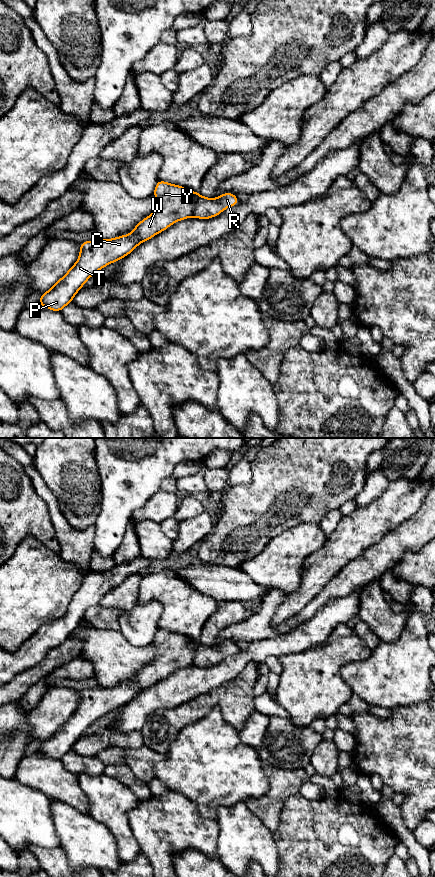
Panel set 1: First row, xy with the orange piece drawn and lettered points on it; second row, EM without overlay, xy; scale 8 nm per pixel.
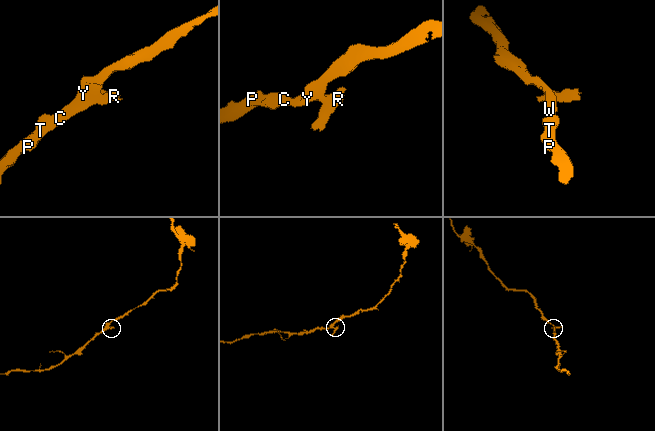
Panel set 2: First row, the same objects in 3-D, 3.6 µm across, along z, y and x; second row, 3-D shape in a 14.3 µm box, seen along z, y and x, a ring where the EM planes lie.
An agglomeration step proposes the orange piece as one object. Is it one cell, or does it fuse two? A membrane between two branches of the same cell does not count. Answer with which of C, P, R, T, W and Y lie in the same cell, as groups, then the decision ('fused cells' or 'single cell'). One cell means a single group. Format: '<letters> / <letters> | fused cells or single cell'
C P T W Y / R | fused cells

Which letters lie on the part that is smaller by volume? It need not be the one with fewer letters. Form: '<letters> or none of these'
R

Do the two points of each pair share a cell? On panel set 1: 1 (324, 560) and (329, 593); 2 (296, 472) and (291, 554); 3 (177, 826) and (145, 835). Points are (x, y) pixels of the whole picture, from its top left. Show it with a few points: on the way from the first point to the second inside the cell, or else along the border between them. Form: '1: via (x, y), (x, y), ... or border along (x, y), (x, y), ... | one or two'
1: border along (343, 566), (311, 600) | two
2: border along (316, 523), (297, 523), (272, 537) | two
3: via (169, 826), (153, 827) | one

